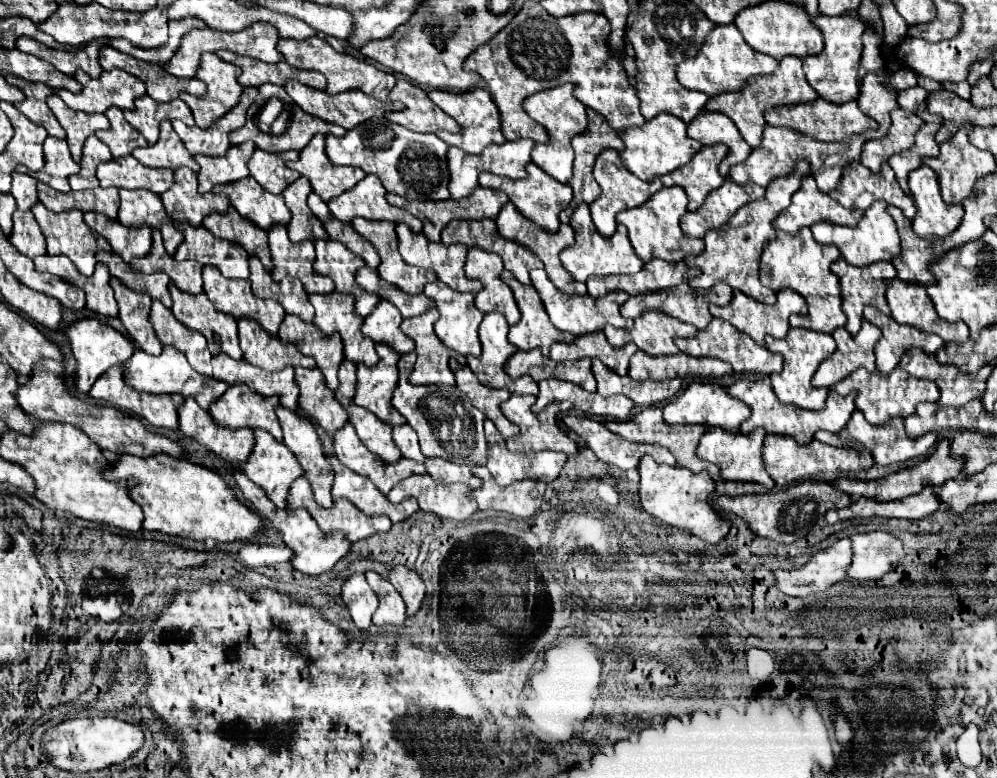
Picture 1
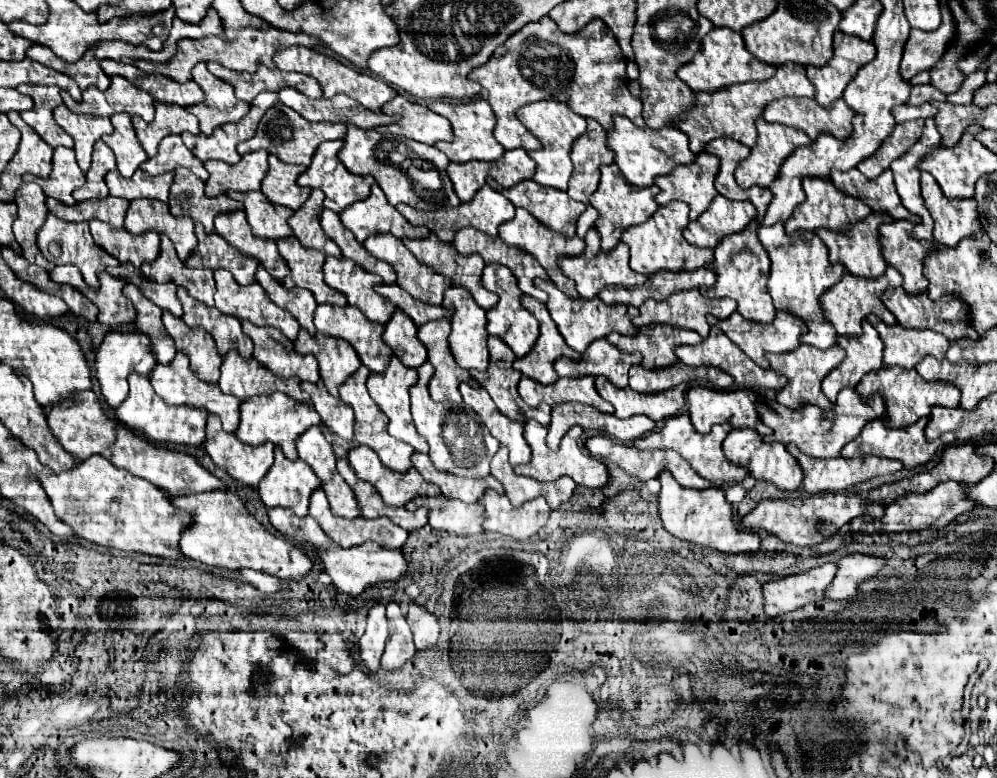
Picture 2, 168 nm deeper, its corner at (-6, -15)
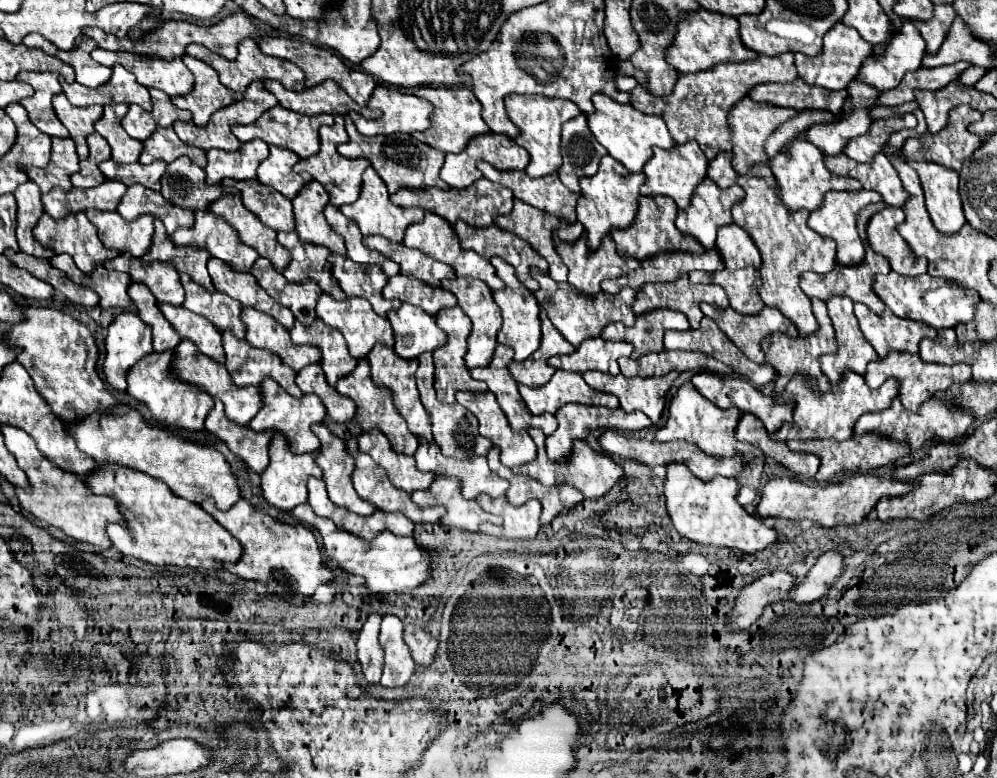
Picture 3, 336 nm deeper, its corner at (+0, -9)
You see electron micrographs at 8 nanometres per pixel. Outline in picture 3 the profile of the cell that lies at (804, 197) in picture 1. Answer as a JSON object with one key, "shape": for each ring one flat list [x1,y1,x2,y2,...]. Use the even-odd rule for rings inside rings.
{"shape":[[794,140,786,150,778,152,776,158,772,158,768,164,780,184,780,198,790,210,806,208,812,212,820,206,824,194,830,190,860,190,862,188,862,184,854,178,844,178,844,176,836,176,828,172,824,166,822,150,816,148,812,142]]}

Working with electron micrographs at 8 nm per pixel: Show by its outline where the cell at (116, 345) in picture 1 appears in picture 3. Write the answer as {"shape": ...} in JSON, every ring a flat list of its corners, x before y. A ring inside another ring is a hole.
{"shape":[[122,312,108,328,106,336,106,360,104,376,106,382,124,392,128,370,144,356,152,352,152,332,132,312]]}

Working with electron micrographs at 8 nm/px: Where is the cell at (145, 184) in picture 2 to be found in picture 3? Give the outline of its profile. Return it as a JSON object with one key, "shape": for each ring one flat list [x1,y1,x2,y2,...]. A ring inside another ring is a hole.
{"shape":[[104,160,104,162,100,162,100,170,106,178,120,180,126,186,144,184,150,190,160,190,160,178,166,172,166,164,160,160,156,160,152,164,142,164,142,162,118,164,112,160]]}

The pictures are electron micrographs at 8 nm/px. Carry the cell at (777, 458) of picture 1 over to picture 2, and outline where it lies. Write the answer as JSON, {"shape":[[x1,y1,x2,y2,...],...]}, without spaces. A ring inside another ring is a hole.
{"shape":[[788,444,786,450,798,460,804,478,802,478,802,490,808,494,822,494,822,492,844,492,854,484,860,484,864,480,876,478,876,476,886,476,892,472,902,470,902,464,898,464,896,460,888,460,888,458,878,458,878,456,860,456,860,458,810,458,804,452,798,450,796,444]]}

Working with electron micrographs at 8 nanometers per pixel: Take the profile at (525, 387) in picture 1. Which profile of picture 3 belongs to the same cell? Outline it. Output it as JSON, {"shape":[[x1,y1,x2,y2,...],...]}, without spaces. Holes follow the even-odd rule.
{"shape":[[500,344,494,352,492,364,486,368,474,368,470,370,470,374,472,378,488,384,488,390,498,398,512,430,524,432,528,428,540,428,546,436,550,436,558,428,558,422,552,414,542,414,540,418,532,418,532,414,528,414,528,408,524,406,524,400,518,392,518,384,508,372,508,364,512,362,512,358,512,348]]}

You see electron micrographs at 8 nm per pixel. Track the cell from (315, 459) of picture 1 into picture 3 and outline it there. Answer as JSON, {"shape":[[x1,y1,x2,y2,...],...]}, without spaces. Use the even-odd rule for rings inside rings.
{"shape":[[316,424,312,430,322,442,322,448,318,450,318,464,324,470,324,482,330,500,336,506,344,506,360,516,372,514,376,506,362,500,352,486,352,472,356,464,346,450,346,442,338,438,326,424]]}

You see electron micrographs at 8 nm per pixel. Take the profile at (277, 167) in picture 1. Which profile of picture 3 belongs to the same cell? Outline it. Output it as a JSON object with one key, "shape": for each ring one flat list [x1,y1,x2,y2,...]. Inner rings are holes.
{"shape":[[270,146,270,156,262,160,258,166,258,180,292,200,298,194,298,190,304,186,302,176,292,170,294,164,298,162,300,158,294,152,286,148]]}

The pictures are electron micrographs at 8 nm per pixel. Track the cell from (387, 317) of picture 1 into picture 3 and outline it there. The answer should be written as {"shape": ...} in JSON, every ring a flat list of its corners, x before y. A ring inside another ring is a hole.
{"shape":[[402,304,388,316,388,320,396,334,394,350,402,358,418,358,420,354,434,352,448,342,448,336,436,324,436,318,412,304]]}

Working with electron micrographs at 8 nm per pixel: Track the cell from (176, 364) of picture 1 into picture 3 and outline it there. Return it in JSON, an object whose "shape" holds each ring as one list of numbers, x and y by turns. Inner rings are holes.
{"shape":[[182,340,176,346,176,360,172,362,172,374,184,382,202,386,208,390,208,394,212,394,214,398,220,398,224,402,224,410,226,410,228,418,236,424,248,424,260,412,260,406,264,406,262,392,258,386,236,386,224,364,200,354,196,350,196,346,192,346,192,342,188,342,188,340]]}

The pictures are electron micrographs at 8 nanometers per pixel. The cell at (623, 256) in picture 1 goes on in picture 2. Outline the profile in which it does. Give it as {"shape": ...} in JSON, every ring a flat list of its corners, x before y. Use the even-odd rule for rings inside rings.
{"shape":[[620,244,610,250,610,252,602,252,598,248,590,248,586,246,586,250,580,254,580,256,574,256,574,258,560,258,558,260,562,272,576,282,576,290,580,292,582,298,590,300,594,298,600,290,604,288,610,288,610,286,622,286,622,288,636,288,636,286,642,286,648,278,644,274,638,274,634,272,630,266,628,266,628,254,620,256]]}

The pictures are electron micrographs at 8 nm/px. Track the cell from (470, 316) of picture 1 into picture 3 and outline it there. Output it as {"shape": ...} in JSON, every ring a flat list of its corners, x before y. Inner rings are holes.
{"shape":[[454,278,454,280,444,280,442,288,450,290,458,298,458,306,468,314,472,320,472,334,468,338,468,354,466,354,466,366,476,368,476,366,488,366,492,362,492,354,498,346,496,336,502,328,502,316,500,308,492,298,492,290,476,278]]}

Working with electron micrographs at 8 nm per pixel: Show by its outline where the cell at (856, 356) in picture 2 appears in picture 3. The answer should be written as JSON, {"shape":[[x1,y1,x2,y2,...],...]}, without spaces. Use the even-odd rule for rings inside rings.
{"shape":[[832,296,826,304,832,318,832,326,836,330,838,350,834,354,820,356,820,364,830,384,836,384,840,380,840,374,844,374,844,370,848,368,858,374,864,374,868,362,876,360,878,354,876,350,872,350,872,344,864,338,864,334,860,334,860,326,852,308,854,304,850,298]]}

